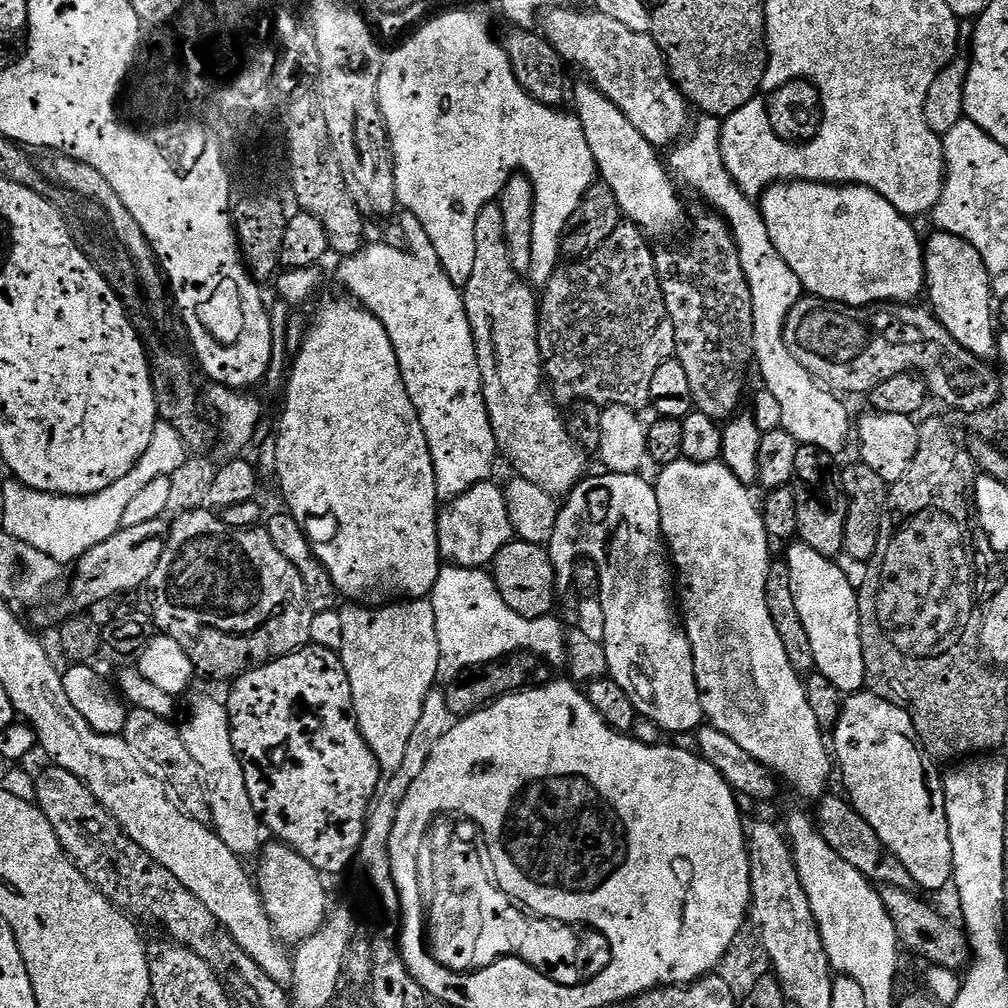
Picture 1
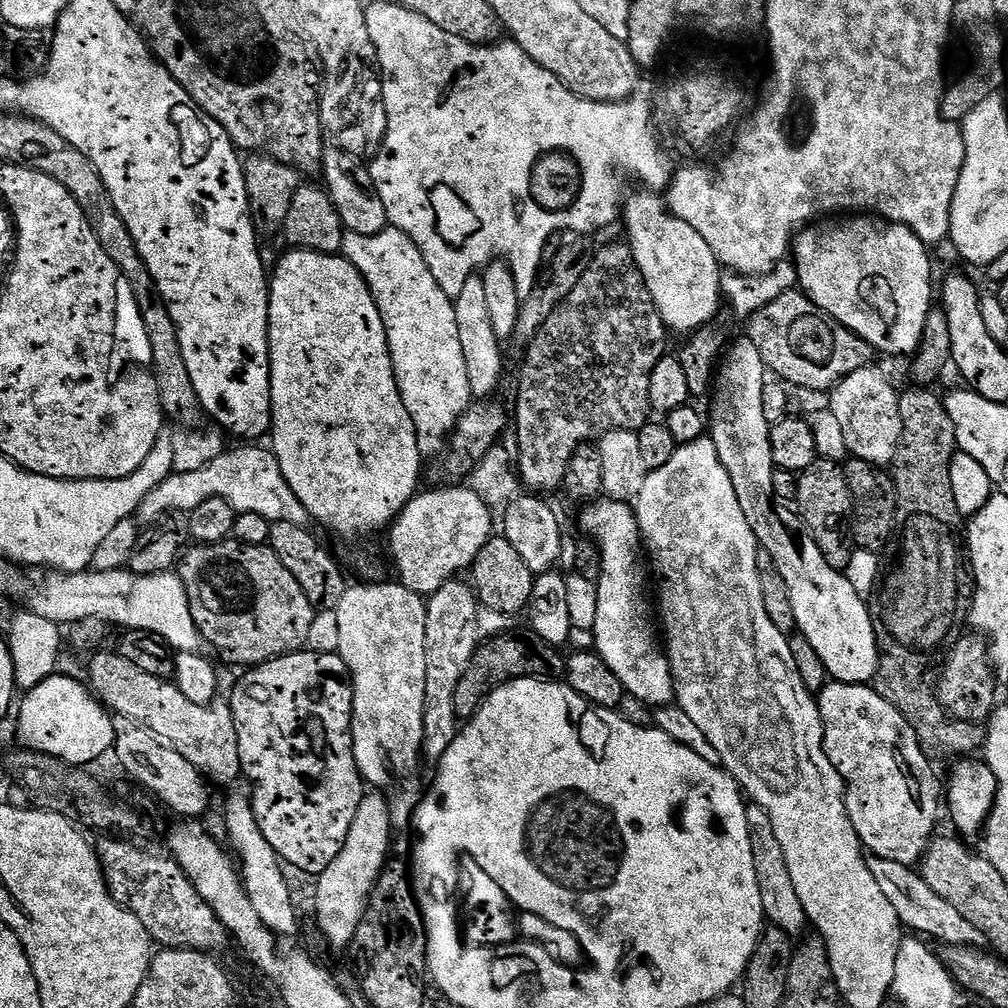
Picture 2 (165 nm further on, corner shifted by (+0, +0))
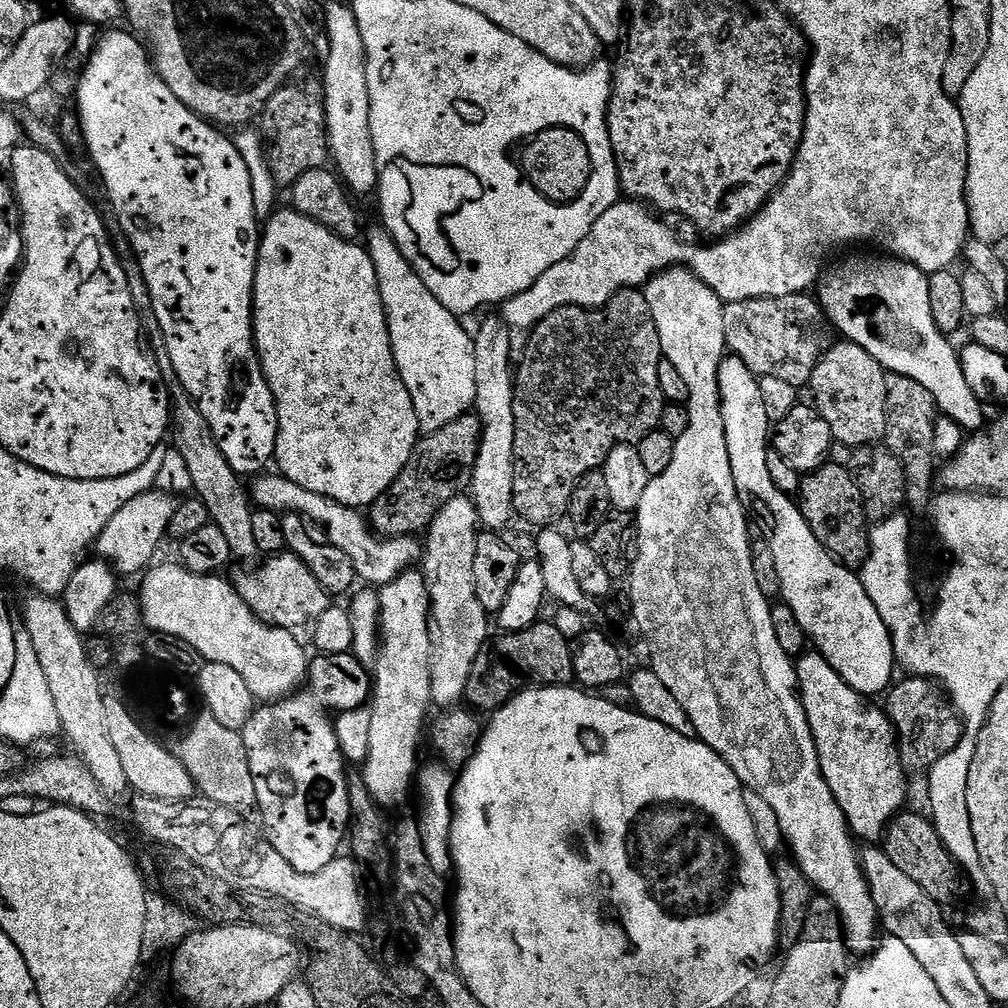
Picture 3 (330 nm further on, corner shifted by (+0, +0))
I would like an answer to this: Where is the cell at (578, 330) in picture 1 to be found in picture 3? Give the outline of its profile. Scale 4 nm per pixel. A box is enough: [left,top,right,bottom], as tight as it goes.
[514,288,666,530]

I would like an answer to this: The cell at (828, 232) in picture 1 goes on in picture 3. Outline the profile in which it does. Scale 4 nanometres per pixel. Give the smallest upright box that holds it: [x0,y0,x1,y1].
[818,256,986,434]

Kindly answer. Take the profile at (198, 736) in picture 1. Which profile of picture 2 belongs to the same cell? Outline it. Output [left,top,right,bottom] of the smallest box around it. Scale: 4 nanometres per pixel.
[224,792,300,938]

